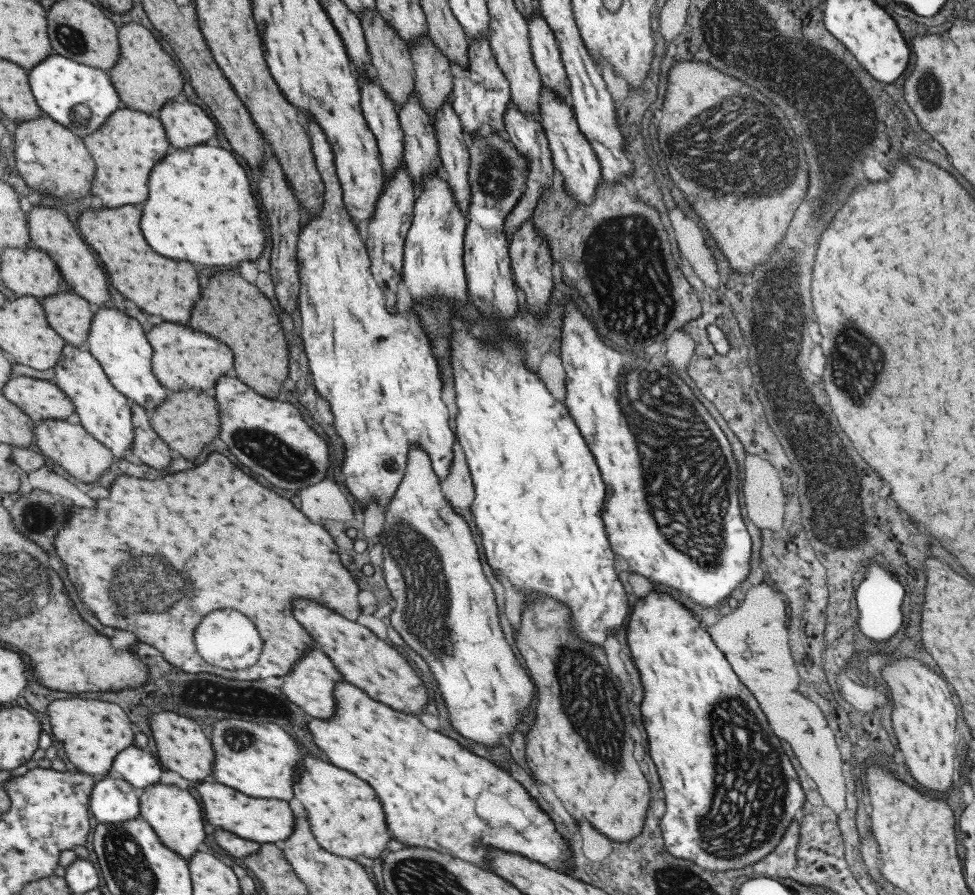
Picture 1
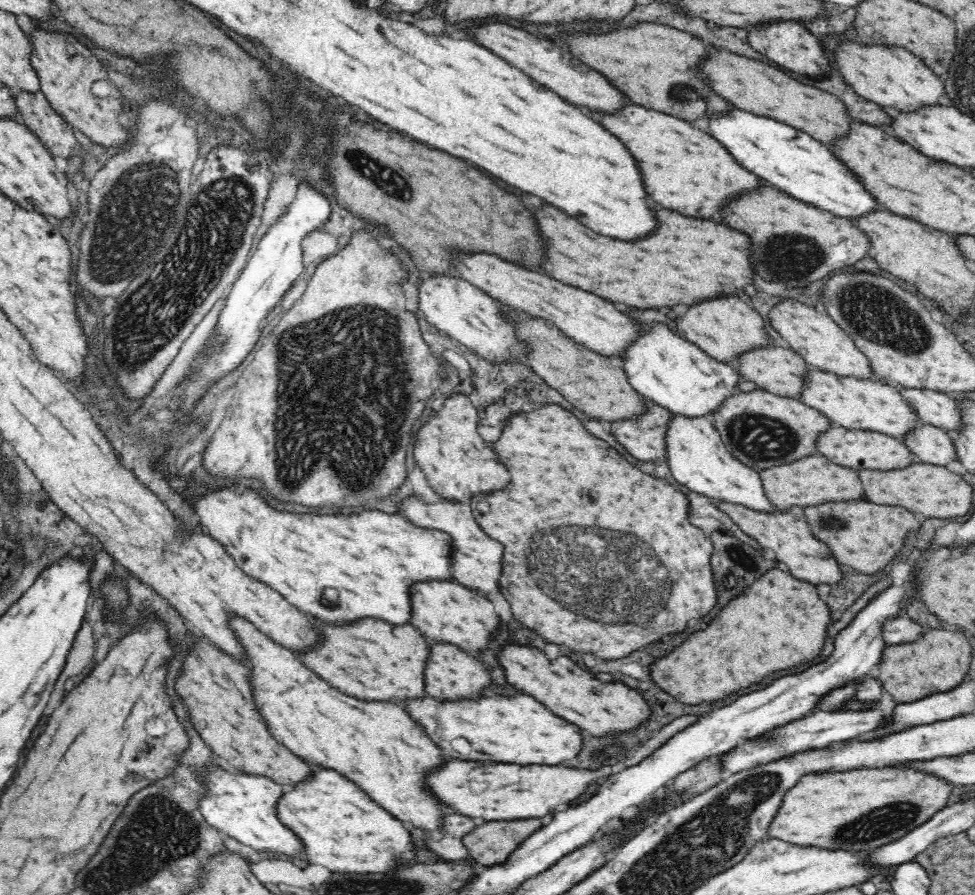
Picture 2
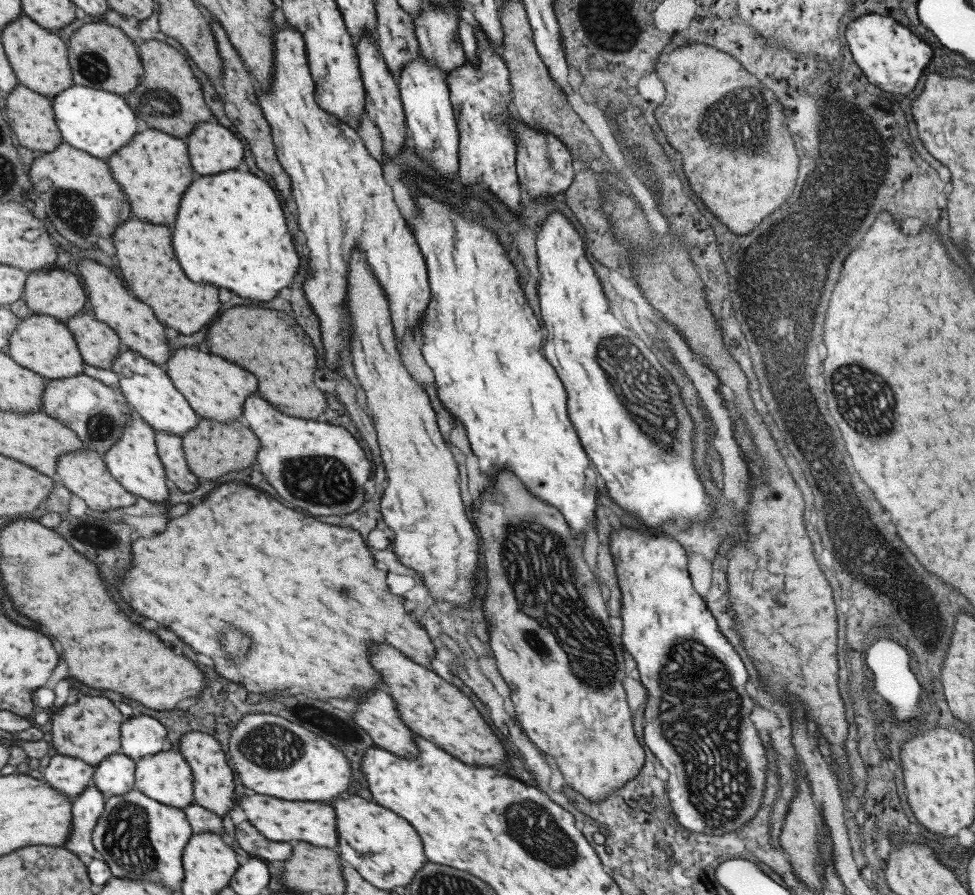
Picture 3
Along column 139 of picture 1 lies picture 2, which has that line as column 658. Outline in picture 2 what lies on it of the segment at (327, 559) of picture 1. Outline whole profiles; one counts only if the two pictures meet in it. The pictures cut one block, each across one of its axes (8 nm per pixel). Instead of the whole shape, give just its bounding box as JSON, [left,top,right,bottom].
[470,404,718,660]

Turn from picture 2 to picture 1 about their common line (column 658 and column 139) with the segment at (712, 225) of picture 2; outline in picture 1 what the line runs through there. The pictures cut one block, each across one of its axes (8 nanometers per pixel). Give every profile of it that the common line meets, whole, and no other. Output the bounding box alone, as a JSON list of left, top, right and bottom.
[78,206,199,322]

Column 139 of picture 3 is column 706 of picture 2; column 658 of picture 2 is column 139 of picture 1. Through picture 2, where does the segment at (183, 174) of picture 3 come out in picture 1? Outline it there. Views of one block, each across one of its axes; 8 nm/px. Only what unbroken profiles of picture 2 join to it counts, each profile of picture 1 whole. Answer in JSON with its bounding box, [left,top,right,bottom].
[81,107,167,208]

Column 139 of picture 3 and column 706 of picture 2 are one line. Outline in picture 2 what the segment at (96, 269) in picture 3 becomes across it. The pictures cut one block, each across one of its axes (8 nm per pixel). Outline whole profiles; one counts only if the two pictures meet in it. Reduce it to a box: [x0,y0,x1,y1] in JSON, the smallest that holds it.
[680,298,770,368]

